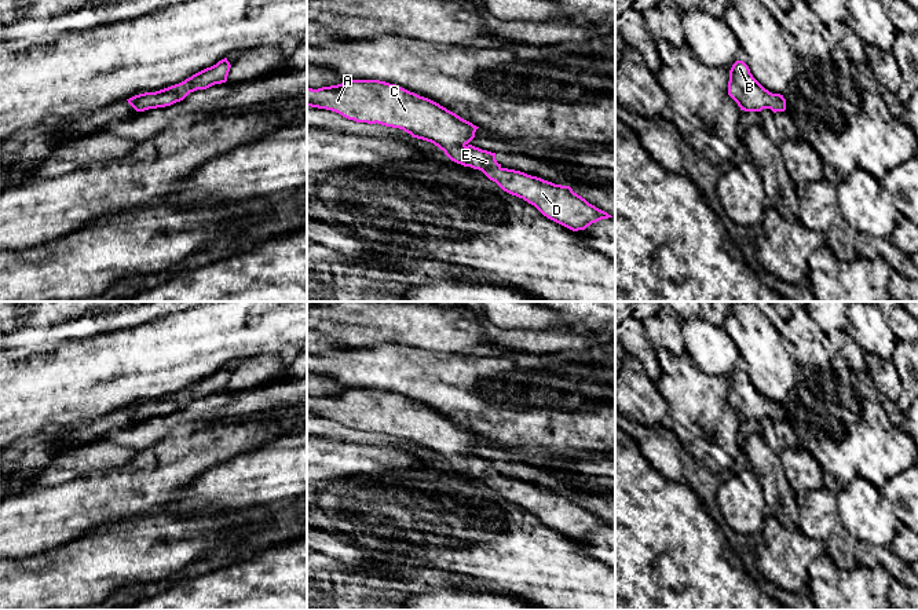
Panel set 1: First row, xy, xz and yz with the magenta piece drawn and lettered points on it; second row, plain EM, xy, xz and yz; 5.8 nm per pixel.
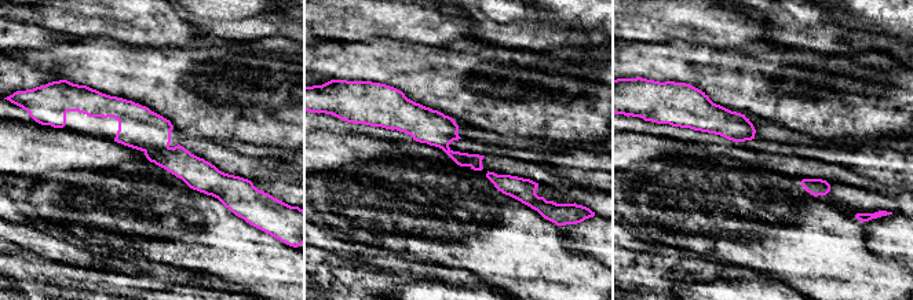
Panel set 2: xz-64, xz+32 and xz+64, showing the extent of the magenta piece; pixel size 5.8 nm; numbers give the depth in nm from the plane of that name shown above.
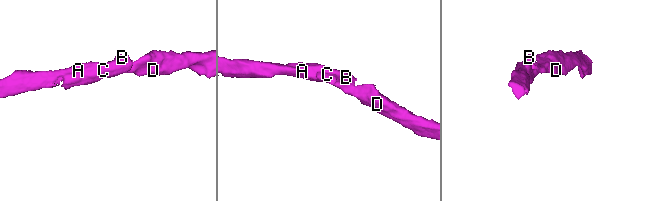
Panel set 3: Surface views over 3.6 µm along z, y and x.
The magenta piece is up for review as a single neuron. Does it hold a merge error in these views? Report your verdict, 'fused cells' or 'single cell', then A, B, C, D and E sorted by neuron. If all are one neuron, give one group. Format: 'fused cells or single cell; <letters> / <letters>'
single cell; A B C D E

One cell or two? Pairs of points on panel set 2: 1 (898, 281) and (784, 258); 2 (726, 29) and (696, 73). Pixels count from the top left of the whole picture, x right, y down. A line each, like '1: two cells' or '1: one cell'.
1: one cell
2: two cells

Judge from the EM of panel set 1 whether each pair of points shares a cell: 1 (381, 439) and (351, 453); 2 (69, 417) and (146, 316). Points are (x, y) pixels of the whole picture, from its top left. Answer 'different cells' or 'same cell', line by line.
1: different cells
2: different cells

